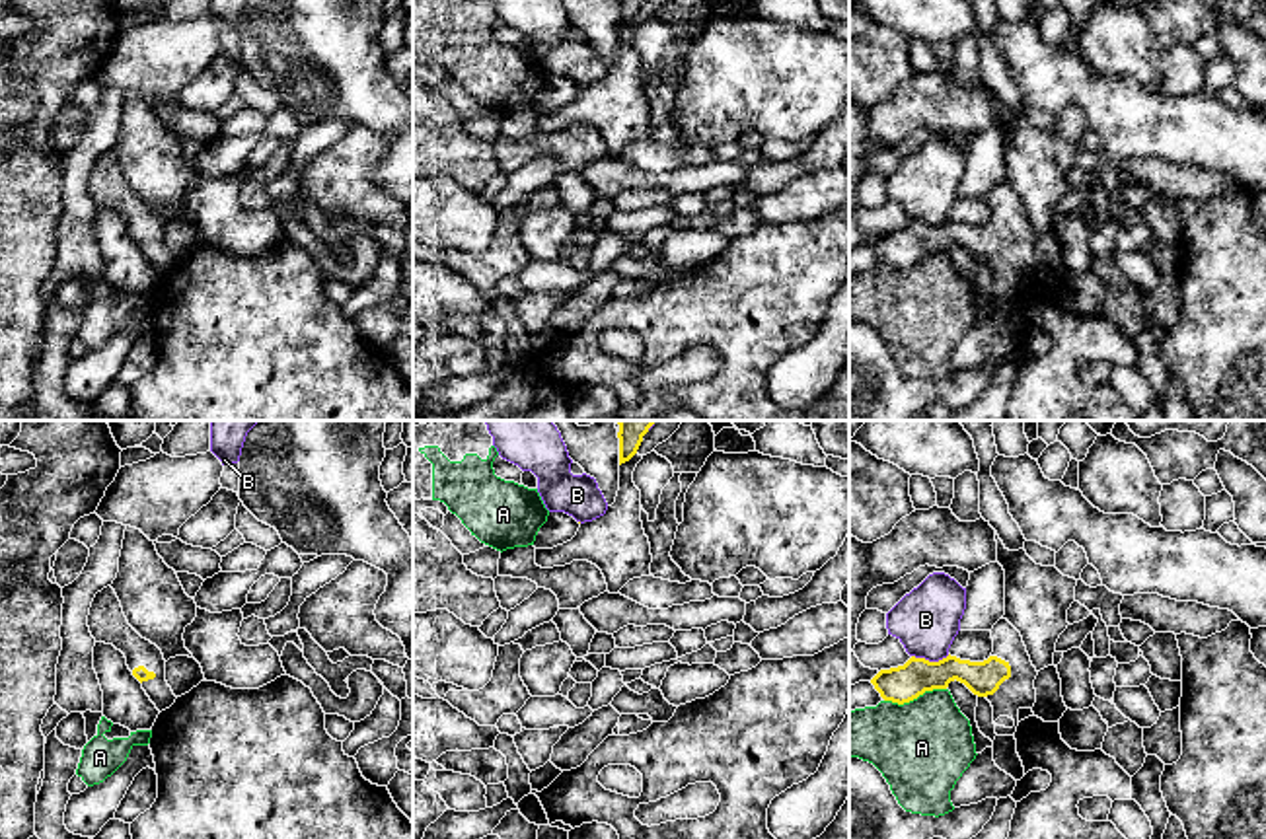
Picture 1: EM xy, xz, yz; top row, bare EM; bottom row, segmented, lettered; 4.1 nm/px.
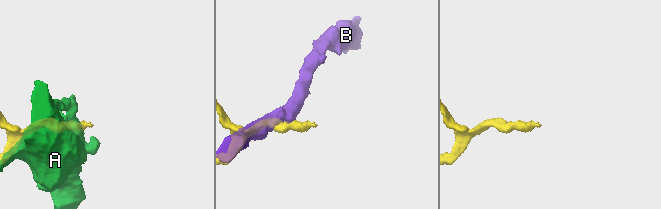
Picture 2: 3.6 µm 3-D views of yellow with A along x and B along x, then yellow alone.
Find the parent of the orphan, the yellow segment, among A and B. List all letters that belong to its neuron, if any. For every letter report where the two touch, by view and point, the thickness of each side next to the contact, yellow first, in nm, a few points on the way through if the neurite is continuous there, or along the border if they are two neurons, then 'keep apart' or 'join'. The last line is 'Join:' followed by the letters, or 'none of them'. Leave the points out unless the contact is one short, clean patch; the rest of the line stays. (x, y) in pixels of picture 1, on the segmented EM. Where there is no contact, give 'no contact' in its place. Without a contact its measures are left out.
A: yz (914, 697) | 150/400 nm | keep apart
B: yz (928, 660) | 150/260 nm | keep apart
Join: none of them

